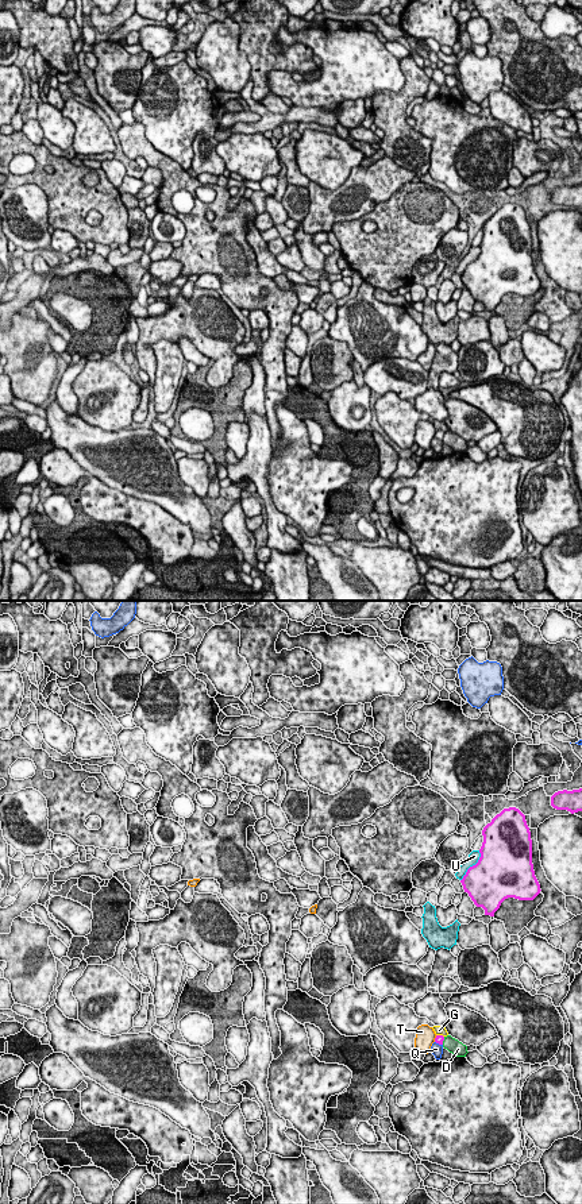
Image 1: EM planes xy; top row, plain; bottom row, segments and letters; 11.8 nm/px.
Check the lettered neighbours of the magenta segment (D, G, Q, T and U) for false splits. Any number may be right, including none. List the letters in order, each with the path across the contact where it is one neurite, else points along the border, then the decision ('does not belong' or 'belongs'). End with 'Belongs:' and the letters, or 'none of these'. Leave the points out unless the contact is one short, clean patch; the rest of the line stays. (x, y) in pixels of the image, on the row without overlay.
D: does not belong
G: across xy (439, 435), (440, 431), (439, 425) | belongs
Q: does not belong
T: does not belong
U: does not belong
Belongs: G

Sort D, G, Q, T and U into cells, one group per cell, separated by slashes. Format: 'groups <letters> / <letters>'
groups D / G / Q / T / U

